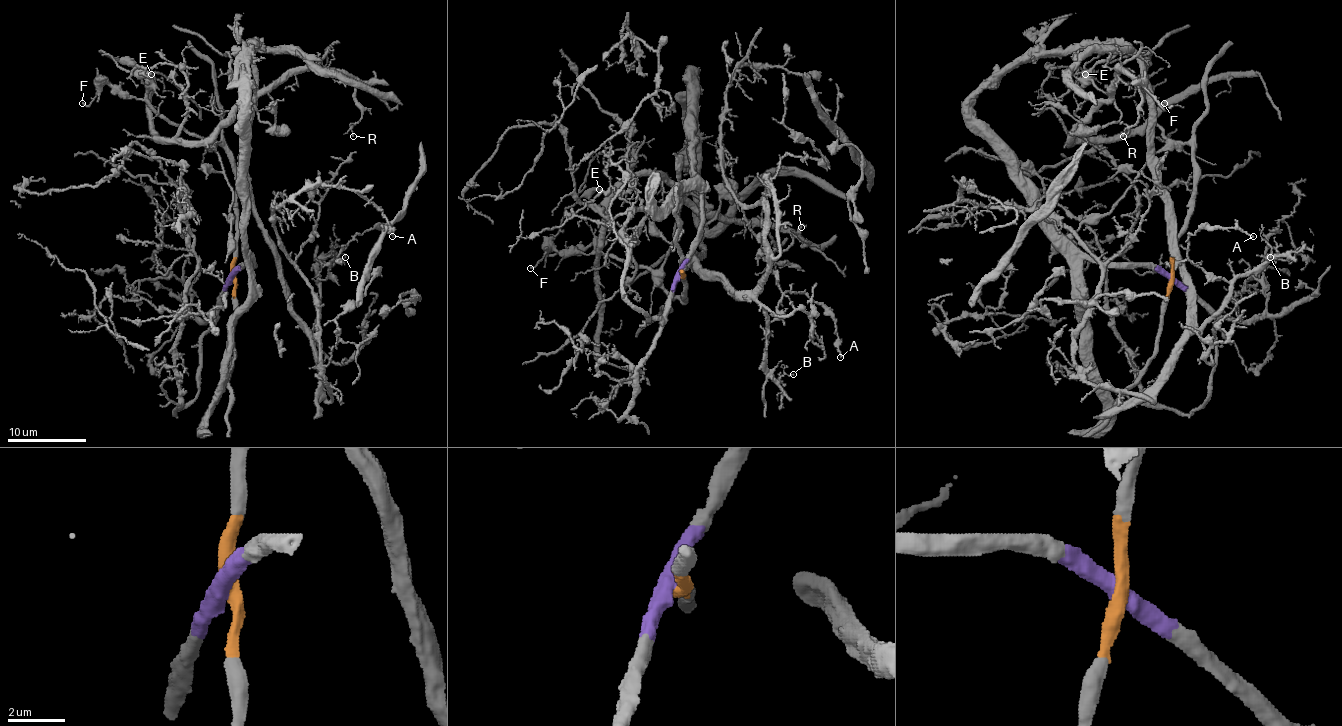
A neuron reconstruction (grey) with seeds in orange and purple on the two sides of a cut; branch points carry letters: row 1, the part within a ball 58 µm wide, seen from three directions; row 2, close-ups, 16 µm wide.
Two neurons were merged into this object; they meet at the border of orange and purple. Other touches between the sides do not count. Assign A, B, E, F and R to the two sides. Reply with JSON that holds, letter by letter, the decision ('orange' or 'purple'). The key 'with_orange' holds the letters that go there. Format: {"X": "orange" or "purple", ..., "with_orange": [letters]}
{"A": "purple", "B": "purple", "E": "orange", "F": "orange", "R": "orange", "with_orange": ["E", "F", "R"]}

